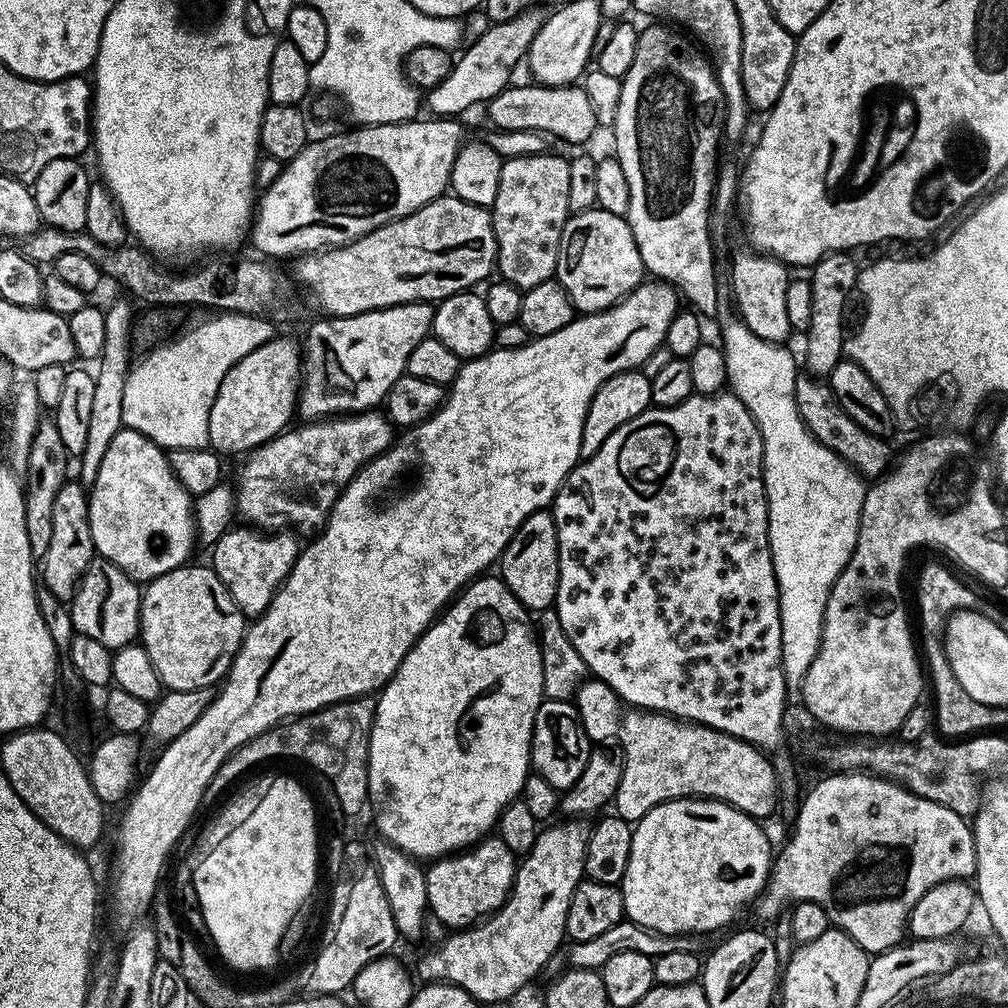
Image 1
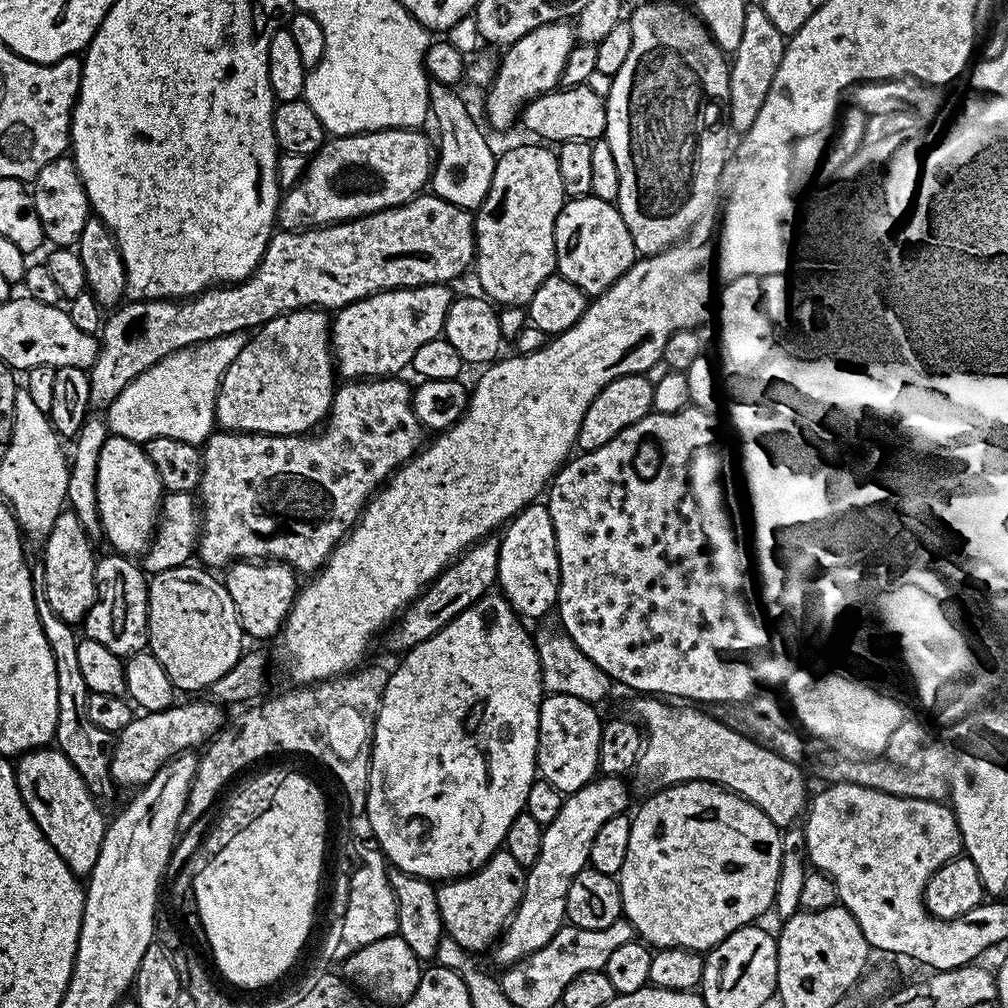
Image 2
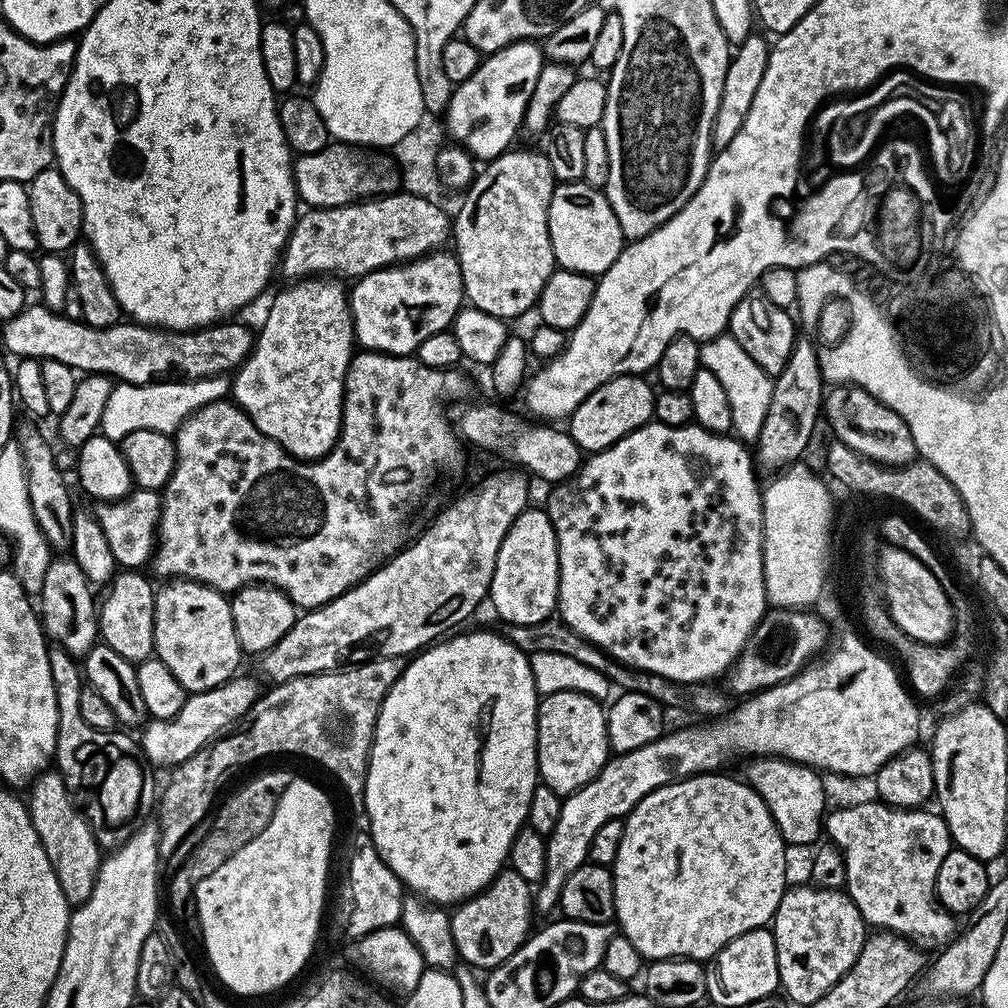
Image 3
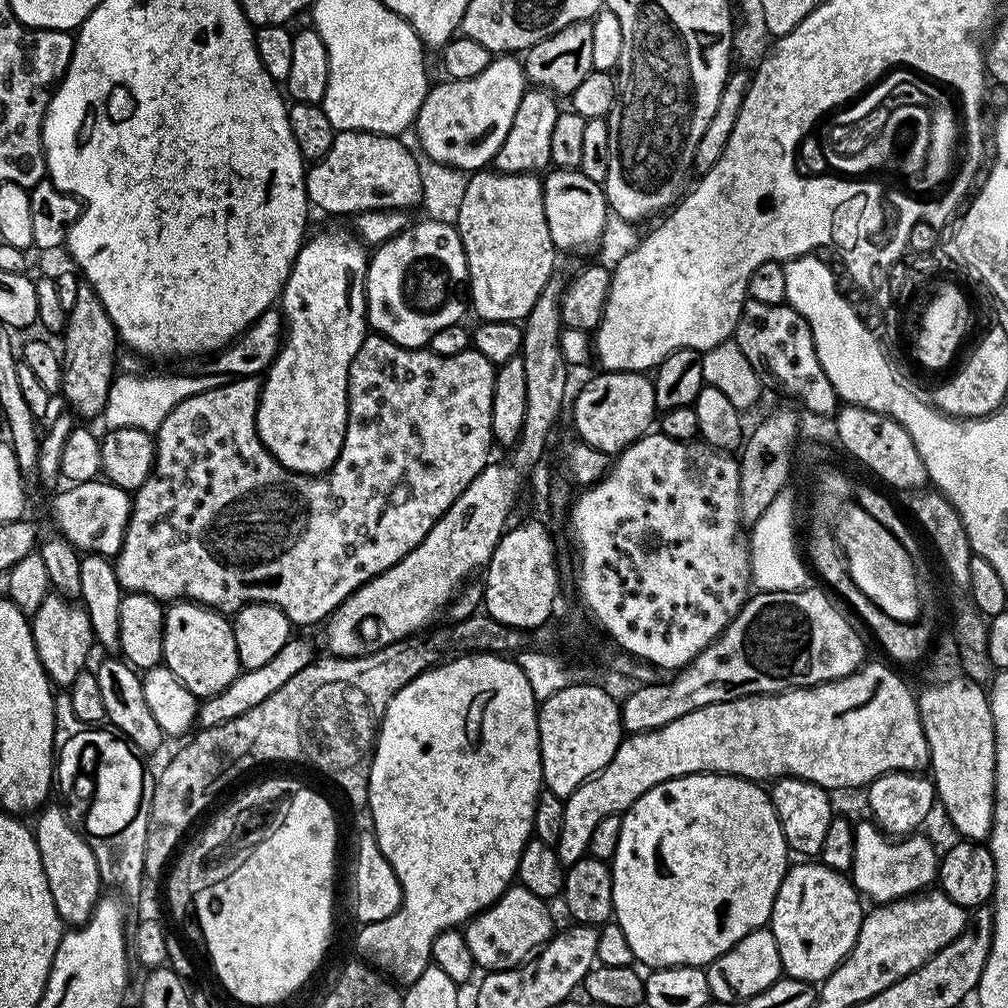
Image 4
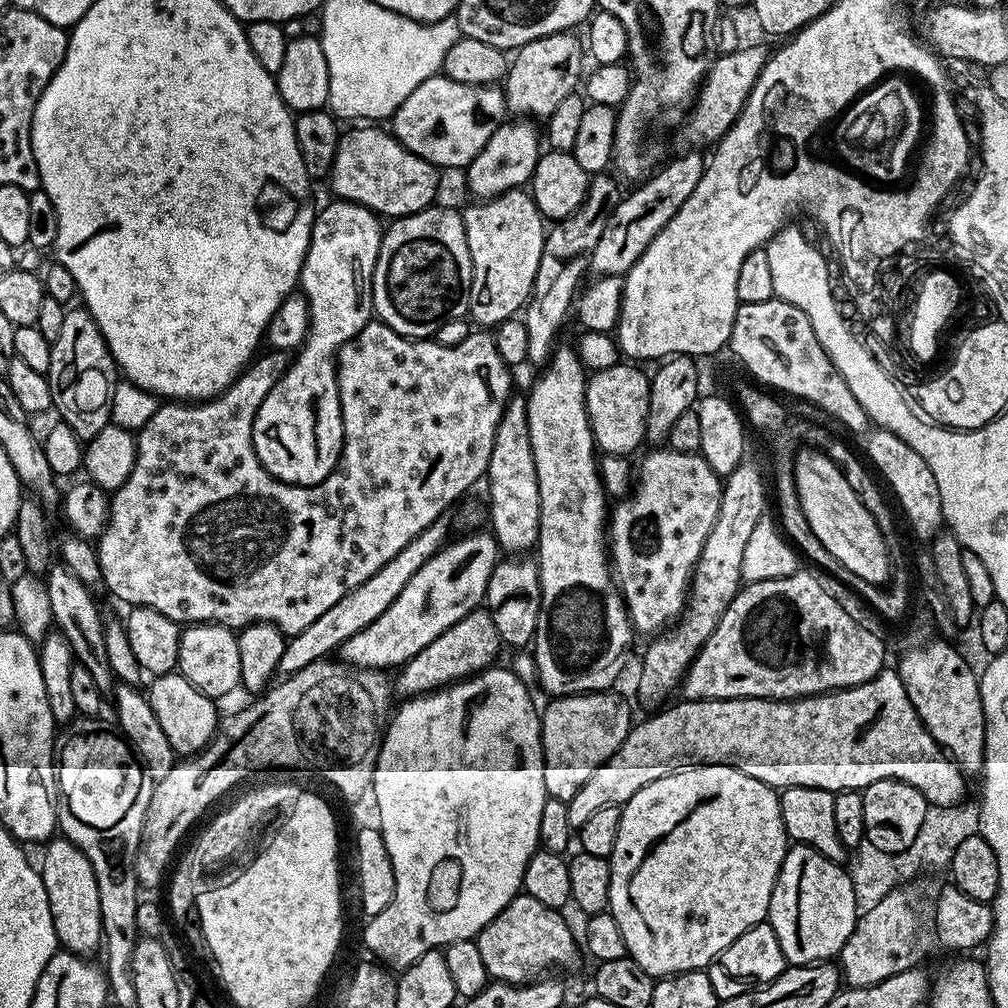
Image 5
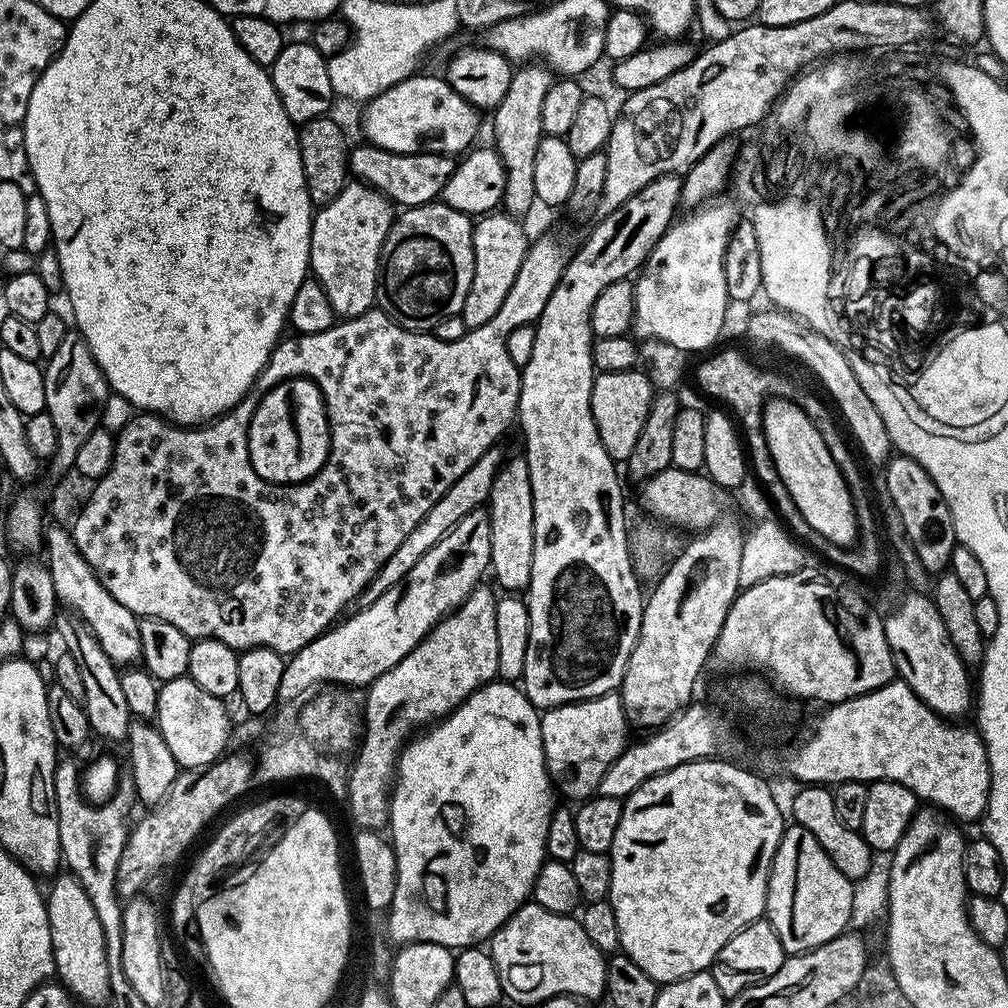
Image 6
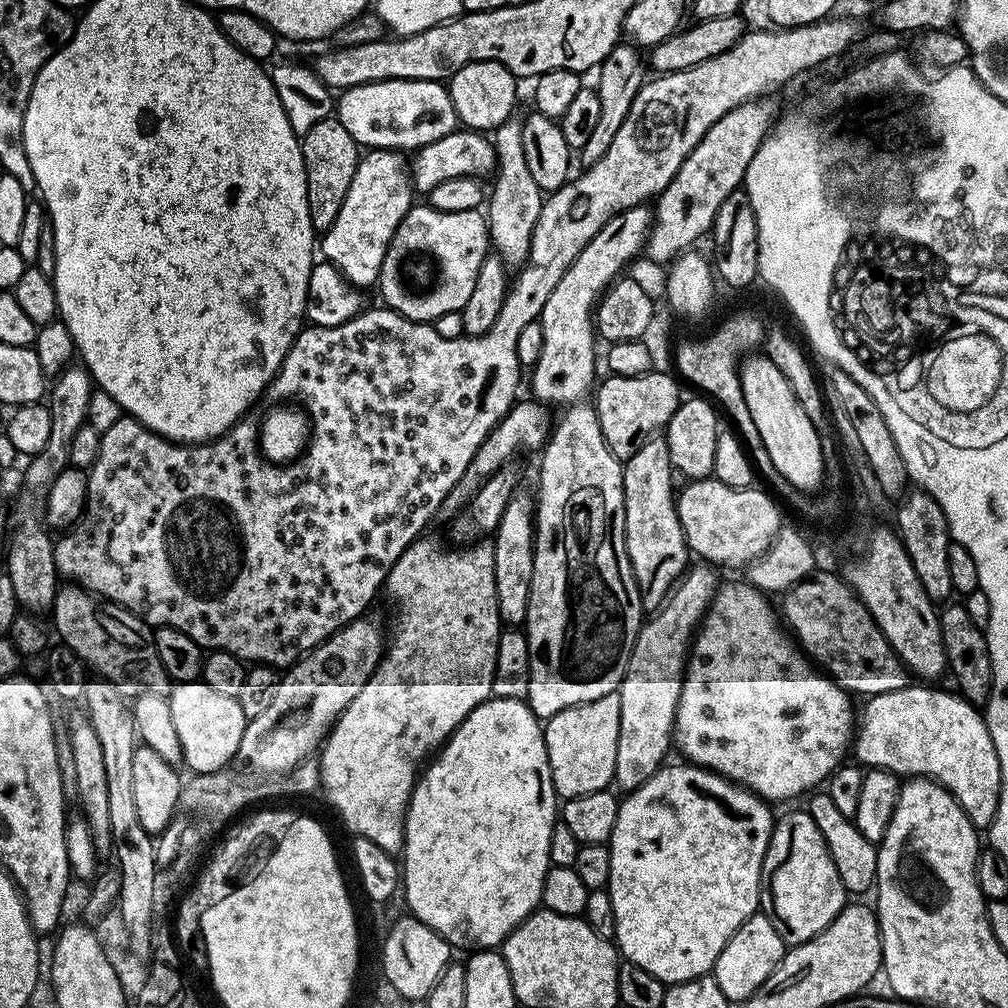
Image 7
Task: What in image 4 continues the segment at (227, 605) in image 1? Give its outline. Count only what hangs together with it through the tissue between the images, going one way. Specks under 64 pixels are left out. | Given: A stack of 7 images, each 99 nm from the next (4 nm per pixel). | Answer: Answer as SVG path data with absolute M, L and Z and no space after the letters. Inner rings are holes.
M172 602L167 605L164 613L164 659L166 667L177 676L186 686L186 690L193 692L198 698L217 696L234 678L240 675L242 669L238 650L234 646L231 619L225 613L217 612L215 608L206 608L195 602Z

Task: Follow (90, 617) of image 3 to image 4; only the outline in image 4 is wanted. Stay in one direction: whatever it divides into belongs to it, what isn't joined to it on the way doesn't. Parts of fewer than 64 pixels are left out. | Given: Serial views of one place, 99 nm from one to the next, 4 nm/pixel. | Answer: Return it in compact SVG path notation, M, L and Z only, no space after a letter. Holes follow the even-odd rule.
M50 594L42 602L42 606L38 606L38 610L31 613L30 623L32 626L32 637L36 643L38 658L42 662L44 672L57 689L66 690L74 682L74 678L78 678L78 674L82 674L89 667L88 655L91 654L92 648L94 649L94 637L88 611L77 603L75 599L63 594Z

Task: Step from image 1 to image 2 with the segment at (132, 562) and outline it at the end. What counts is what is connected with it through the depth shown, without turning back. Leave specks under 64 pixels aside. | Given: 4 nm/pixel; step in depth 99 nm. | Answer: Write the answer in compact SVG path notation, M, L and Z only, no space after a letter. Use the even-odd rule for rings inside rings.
M108 435L98 454L98 514L103 539L108 539L117 553L143 553L154 535L161 503L160 475L147 451L135 440Z

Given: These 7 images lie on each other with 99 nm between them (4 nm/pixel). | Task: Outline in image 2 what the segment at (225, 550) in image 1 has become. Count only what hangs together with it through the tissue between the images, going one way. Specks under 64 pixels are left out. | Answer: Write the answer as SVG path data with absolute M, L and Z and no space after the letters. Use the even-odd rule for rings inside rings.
M242 560L227 565L226 573L223 577L226 590L230 594L230 598L234 602L234 610L238 610L238 618L240 619L240 628L244 631L245 637L256 640L268 640L277 635L283 629L284 619L290 614L292 604L296 601L298 591L297 573L289 568L287 564L279 562L253 562L251 560Z

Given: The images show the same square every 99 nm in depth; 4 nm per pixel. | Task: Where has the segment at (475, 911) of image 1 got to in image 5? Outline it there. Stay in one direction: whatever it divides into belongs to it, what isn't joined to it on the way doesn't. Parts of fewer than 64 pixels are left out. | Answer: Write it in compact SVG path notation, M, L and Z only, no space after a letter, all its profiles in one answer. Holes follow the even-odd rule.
M526 895L515 896L508 905L476 935L478 951L482 953L482 962L486 962L486 970L493 981L506 984L530 984L533 980L543 977L547 968L564 968L576 960L578 952L578 936L572 933L570 925L564 921L563 911L542 906L538 898Z

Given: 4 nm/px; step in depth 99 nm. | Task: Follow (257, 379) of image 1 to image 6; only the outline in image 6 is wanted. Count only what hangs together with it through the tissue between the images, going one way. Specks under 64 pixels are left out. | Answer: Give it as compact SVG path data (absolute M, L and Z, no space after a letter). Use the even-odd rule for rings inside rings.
M359 182L345 184L334 202L323 205L313 215L308 255L310 272L326 290L337 317L361 316L377 303L380 251L393 219L392 201L370 185ZM287 380L264 395L248 427L248 449L254 470L271 484L300 484L322 470L330 450L330 426L313 380Z

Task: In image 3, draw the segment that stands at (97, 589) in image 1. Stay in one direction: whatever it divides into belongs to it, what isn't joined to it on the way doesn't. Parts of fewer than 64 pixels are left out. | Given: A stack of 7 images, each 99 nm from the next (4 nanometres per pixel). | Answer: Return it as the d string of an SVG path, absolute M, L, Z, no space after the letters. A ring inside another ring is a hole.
M120 570L107 585L108 592L98 604L98 636L110 645L122 658L139 662L149 659L154 652L154 584L140 570Z

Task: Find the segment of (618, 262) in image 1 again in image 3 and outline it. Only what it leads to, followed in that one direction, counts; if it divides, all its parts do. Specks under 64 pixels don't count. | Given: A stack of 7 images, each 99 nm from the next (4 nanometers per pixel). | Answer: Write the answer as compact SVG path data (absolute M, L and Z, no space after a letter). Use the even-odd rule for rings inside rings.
M583 182L557 183L550 198L548 229L557 265L593 278L598 278L610 270L610 266L614 266L626 243L624 231L607 195L601 189L592 188Z

